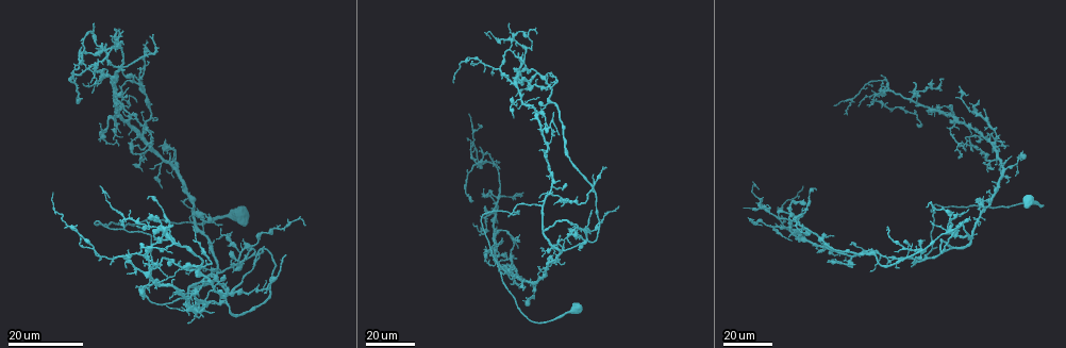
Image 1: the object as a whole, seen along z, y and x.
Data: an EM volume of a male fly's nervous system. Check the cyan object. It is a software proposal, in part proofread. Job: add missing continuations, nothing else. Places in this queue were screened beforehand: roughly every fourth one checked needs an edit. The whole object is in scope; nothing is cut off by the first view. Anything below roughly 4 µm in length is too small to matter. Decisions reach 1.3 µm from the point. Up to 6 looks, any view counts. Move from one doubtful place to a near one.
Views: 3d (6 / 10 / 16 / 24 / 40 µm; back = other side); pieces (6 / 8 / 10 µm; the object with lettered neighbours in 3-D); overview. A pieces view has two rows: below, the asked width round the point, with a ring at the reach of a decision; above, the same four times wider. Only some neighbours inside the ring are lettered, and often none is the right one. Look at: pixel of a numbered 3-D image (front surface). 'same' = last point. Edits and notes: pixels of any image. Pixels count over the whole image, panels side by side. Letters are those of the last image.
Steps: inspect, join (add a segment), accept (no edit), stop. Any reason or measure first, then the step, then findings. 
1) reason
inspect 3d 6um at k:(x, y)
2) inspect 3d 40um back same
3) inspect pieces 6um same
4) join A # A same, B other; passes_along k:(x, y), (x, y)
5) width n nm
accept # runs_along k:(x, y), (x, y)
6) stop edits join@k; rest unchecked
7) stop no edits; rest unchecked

free end
inspect 3d 16um at 1:(231, 251)

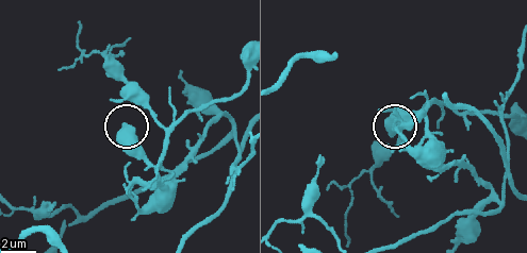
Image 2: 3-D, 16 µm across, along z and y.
inspect pieces 8um at 2:(122, 127)

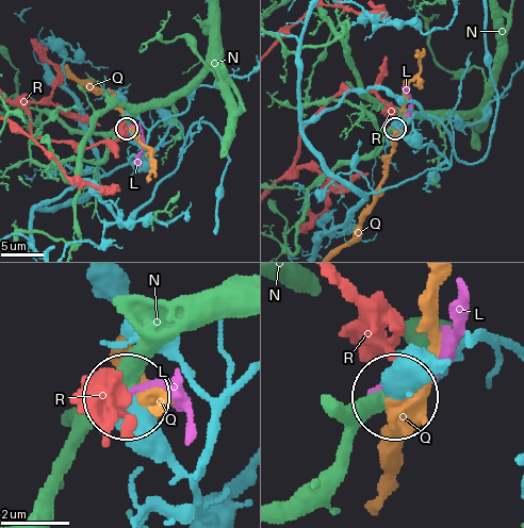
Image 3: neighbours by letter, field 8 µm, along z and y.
width 450 nm
accept # L other, N other, Q other, R other; runs_along 3:(442, 362), (399, 394); none of them fits

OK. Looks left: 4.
thin end
inspect 3d 24um at 1:(915, 84)

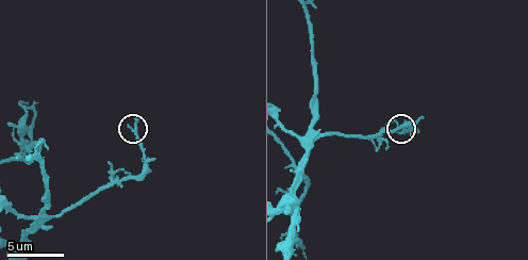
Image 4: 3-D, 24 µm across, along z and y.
inspect pieces 10um at 4:(137, 117)

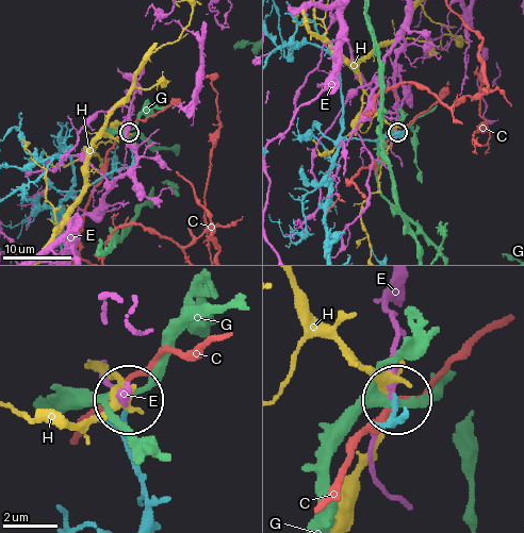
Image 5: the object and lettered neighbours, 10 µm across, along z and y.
accept # C other, E other, G other, H other; none of them fits

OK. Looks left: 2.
free end
inspect 3d 24um at 1:(978, 141)

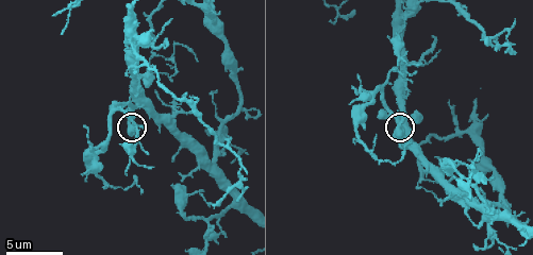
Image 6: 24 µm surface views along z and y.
inspect pieces 10um at 6:(402, 119)

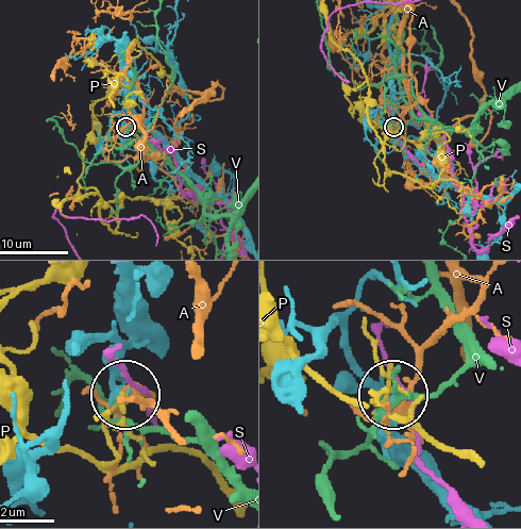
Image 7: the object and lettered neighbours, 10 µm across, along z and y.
width 200 nm
accept # A other, P other, S other, V other; no lettered segment goes on from it

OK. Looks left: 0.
stop no edits; rest unchecked

